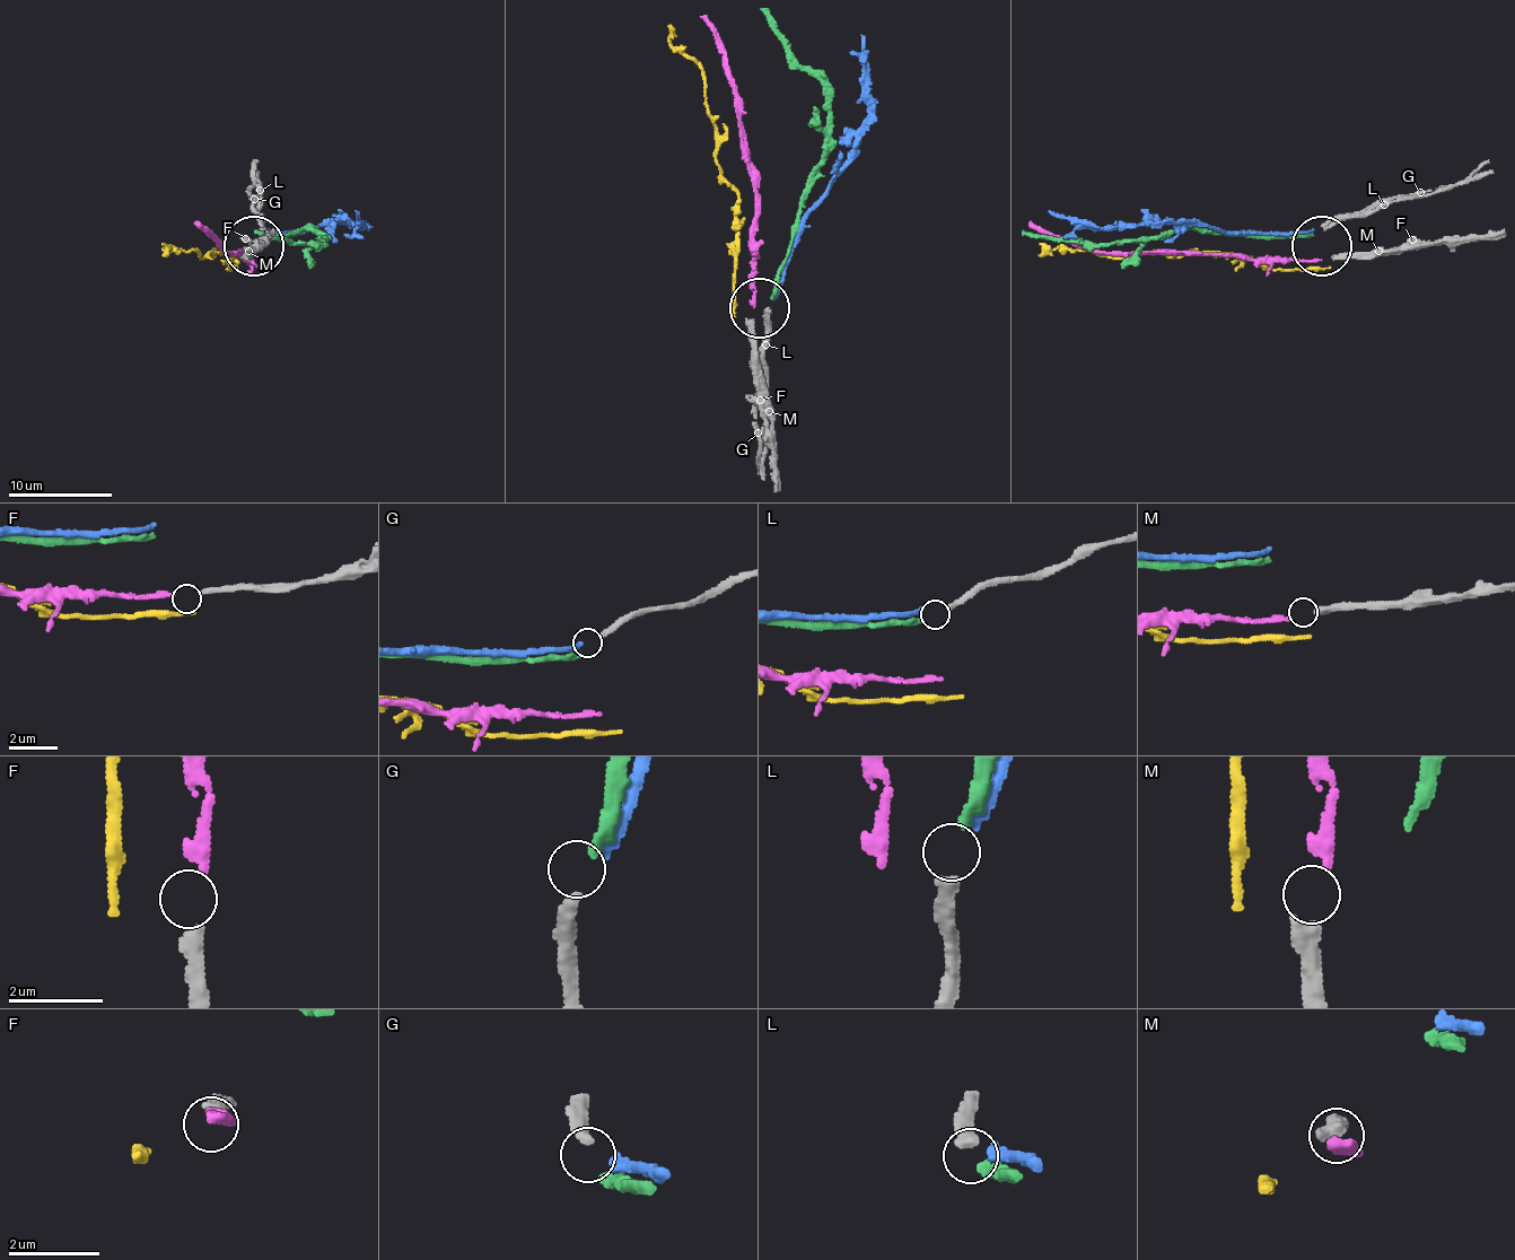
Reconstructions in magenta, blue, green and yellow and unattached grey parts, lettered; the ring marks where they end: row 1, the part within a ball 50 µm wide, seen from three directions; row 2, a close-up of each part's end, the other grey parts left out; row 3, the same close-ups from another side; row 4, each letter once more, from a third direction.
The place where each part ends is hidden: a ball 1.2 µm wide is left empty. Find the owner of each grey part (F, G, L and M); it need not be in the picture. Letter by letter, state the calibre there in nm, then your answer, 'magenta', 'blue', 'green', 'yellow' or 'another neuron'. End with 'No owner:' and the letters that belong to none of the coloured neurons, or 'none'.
F: 280 nm thick; magenta
G: 240 nm thick; blue
L: 260 nm thick; green
M: 360 nm thick; another neuron
No owner: M

